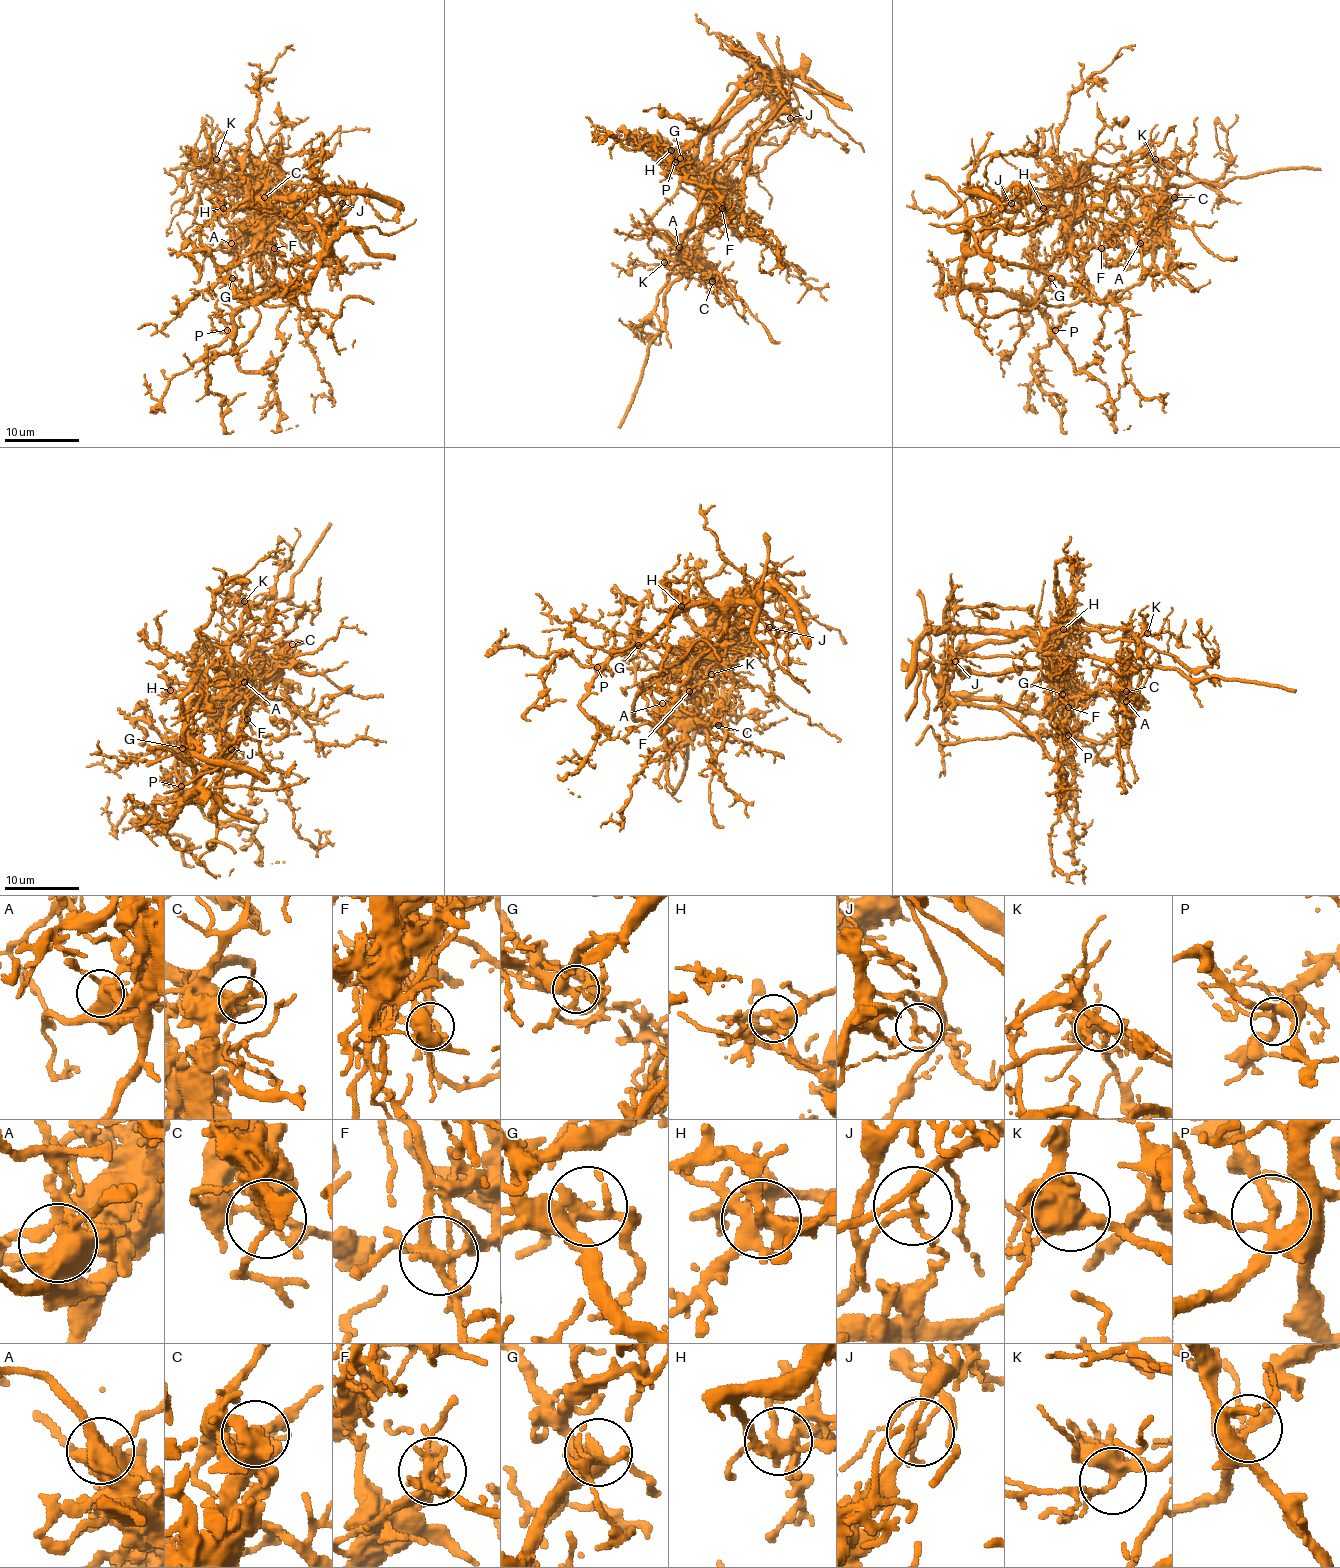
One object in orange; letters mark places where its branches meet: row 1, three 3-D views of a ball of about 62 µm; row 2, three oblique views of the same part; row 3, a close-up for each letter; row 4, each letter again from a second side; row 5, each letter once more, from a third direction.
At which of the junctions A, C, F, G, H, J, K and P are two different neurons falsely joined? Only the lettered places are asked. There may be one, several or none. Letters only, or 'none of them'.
C, F, H, J

